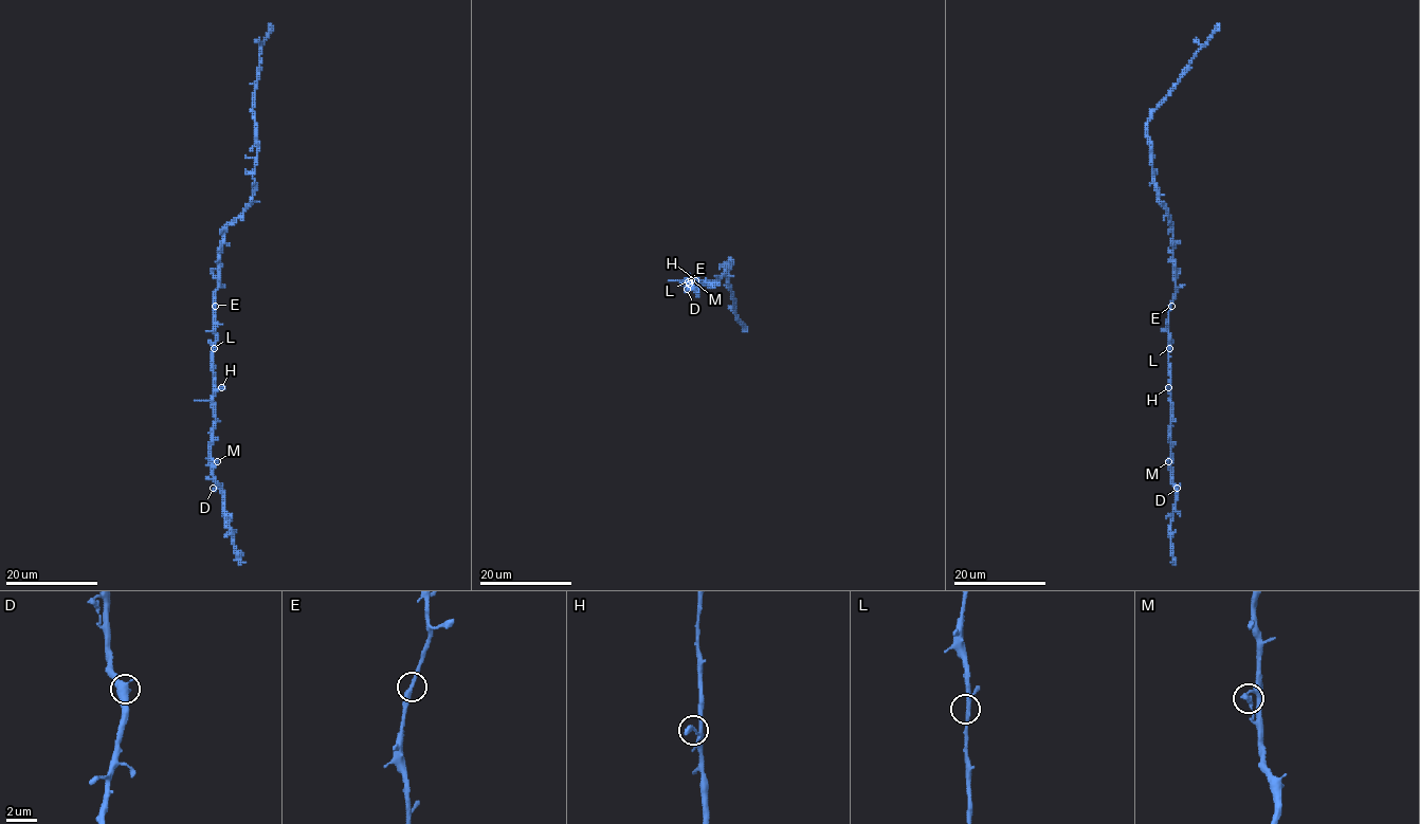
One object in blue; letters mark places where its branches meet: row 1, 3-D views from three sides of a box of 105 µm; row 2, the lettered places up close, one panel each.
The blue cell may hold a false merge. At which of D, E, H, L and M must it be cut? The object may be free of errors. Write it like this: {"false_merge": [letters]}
{"false_merge": []}

